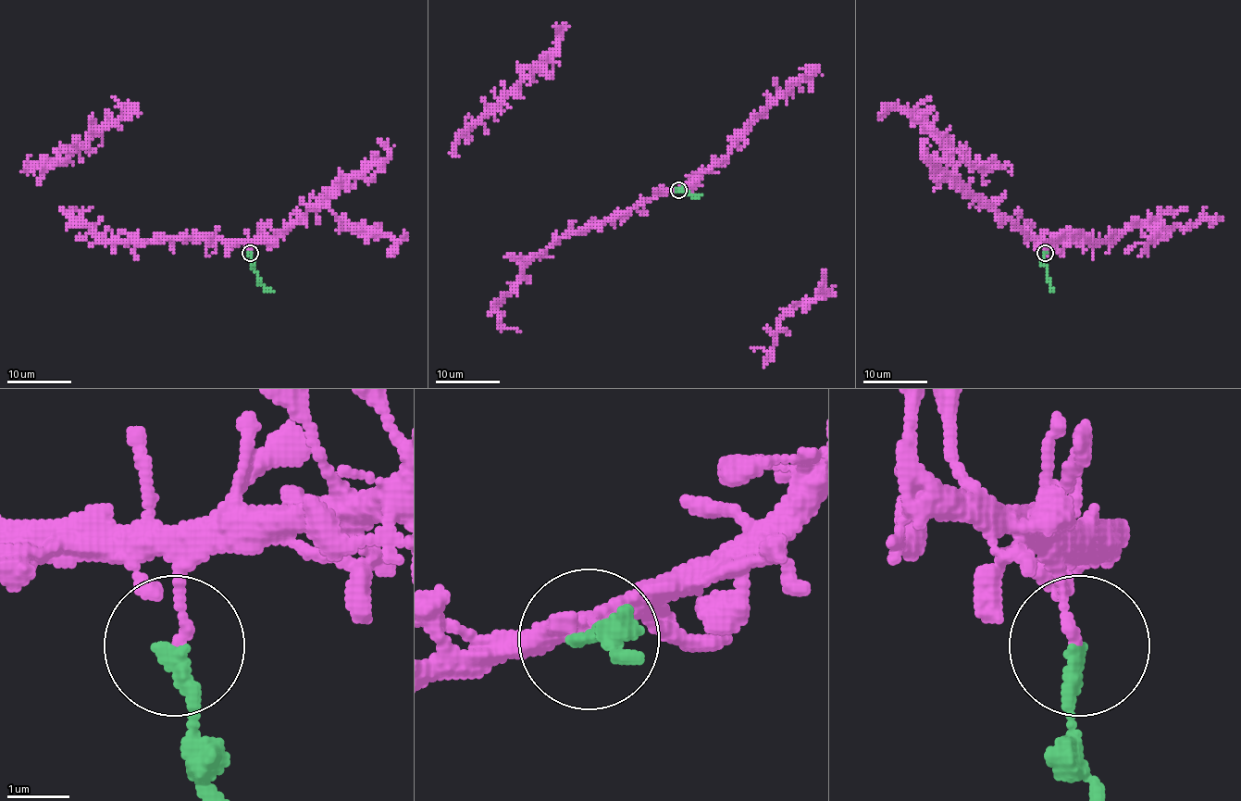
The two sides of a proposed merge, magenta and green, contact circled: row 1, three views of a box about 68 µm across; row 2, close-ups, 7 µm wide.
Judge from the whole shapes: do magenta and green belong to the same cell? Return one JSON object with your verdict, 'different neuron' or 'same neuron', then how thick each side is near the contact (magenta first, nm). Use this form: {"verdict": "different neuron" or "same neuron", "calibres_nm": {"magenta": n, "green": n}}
{"verdict": "different neuron", "calibres_nm": {"magenta": 150, "green": 240}}

